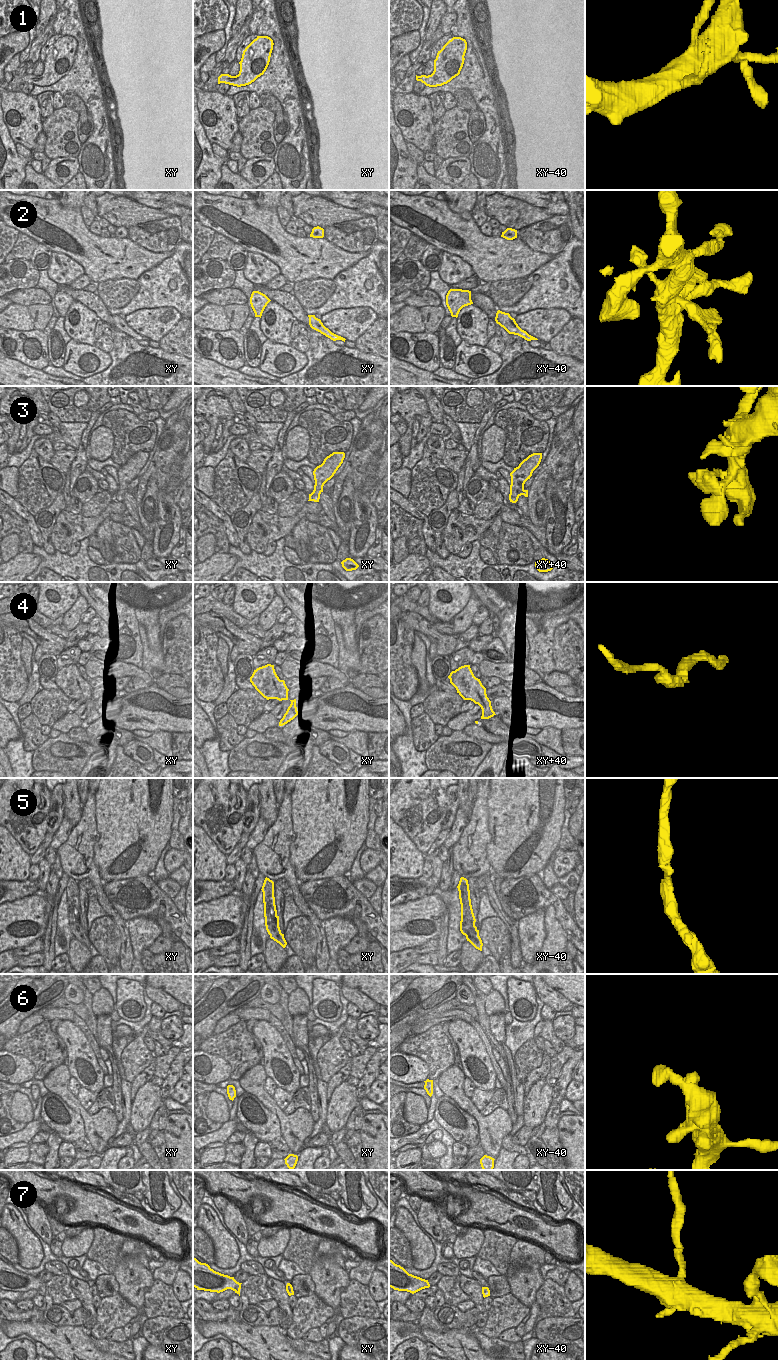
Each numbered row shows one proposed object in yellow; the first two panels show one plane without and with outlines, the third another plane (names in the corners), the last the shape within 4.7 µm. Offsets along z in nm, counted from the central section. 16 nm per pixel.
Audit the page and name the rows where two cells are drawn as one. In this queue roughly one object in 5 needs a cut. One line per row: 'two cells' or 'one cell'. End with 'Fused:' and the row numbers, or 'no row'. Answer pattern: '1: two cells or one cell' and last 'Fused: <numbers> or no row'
1: one cell
2: one cell
3: two cells
4: one cell
5: two cells
6: one cell
7: two cells
Fused: 3, 5, 7

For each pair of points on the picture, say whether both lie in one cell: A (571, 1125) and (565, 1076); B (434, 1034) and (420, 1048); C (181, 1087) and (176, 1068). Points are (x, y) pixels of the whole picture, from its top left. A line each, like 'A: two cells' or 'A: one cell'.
A: two cells
B: one cell
C: two cells

